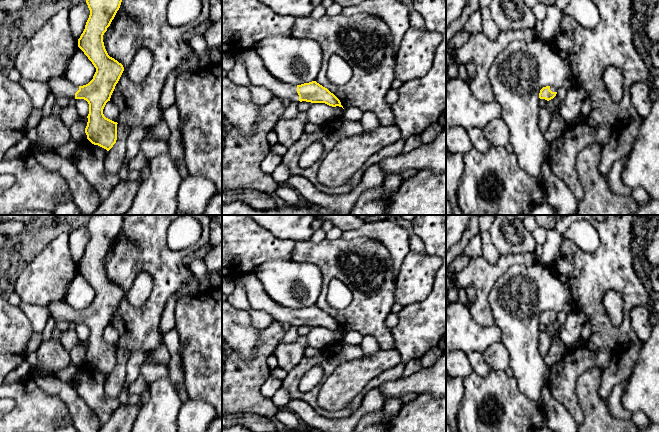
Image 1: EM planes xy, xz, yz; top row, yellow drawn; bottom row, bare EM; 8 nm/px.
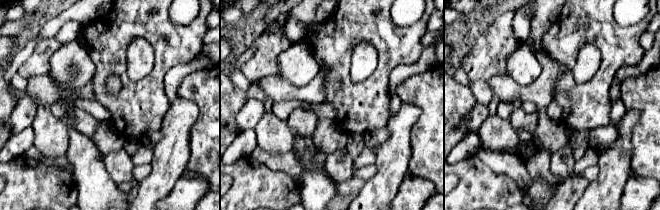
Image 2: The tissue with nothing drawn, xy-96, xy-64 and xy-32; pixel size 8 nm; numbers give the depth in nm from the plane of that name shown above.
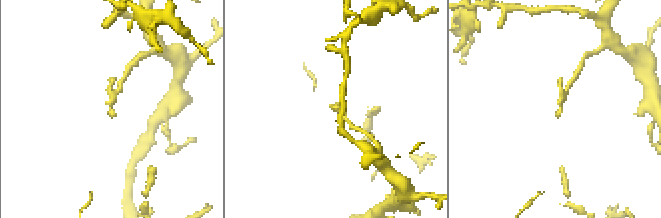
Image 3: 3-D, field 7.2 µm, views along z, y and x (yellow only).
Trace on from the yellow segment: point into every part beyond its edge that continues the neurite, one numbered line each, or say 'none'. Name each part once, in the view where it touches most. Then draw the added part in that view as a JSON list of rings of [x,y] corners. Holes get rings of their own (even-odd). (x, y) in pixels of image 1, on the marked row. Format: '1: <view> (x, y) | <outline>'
1: xz (259, 76) | [[[254,49],[236,52],[232,57],[235,61],[240,60],[244,63],[251,85],[267,88],[280,100],[289,99],[291,102],[300,102],[297,85],[281,82],[271,75]]]

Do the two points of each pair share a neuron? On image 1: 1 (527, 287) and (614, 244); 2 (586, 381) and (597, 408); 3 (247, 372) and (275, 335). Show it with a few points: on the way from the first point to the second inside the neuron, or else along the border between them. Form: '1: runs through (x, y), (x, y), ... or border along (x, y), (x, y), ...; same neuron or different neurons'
1: border along (548, 267), (569, 290); different neurons
2: runs through (587, 388), (590, 401); same neuron
3: runs through (256, 363), (267, 344); same neuron

